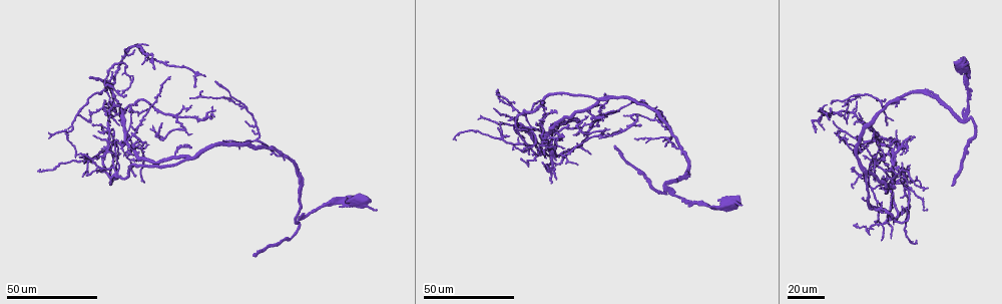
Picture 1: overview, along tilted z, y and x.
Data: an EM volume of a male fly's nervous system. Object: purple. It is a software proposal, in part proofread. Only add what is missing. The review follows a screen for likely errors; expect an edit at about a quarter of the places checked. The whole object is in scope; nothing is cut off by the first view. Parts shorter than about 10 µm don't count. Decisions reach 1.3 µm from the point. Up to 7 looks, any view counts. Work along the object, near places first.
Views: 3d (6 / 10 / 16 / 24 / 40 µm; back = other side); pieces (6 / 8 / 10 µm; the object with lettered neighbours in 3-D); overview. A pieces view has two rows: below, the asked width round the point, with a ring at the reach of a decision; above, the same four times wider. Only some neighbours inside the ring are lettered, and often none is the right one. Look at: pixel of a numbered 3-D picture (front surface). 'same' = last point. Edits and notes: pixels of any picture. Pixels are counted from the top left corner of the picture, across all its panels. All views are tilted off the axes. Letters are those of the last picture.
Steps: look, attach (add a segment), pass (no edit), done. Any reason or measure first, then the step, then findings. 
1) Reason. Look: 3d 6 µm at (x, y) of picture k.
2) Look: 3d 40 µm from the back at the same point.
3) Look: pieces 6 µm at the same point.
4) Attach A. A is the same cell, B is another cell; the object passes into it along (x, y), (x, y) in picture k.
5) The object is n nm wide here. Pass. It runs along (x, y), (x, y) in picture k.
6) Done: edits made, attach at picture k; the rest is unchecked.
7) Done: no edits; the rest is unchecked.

Stops while still wide. Look: 3d 24 µm at (144, 141) of picture 1.

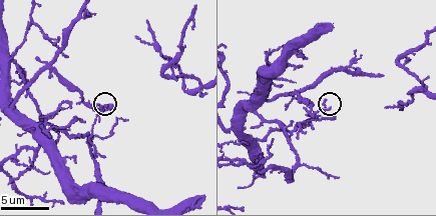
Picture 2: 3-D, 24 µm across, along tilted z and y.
Look: pieces 6 µm at (333, 116) of picture 2.

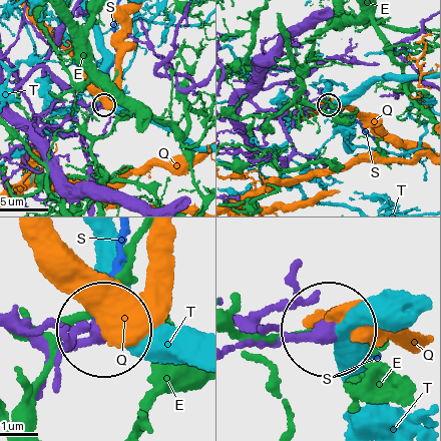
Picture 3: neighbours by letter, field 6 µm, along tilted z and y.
Pass. E, Q, S and T are other cells; none of them fits.

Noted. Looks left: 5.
Branch stops here. Look: 3d 24 µm at (863, 151) of picture 1.

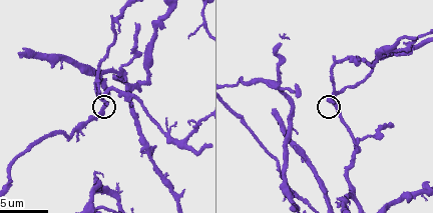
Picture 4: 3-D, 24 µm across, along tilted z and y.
See the neighbours. Look: pieces 6 µm at (108, 106) of picture 4.

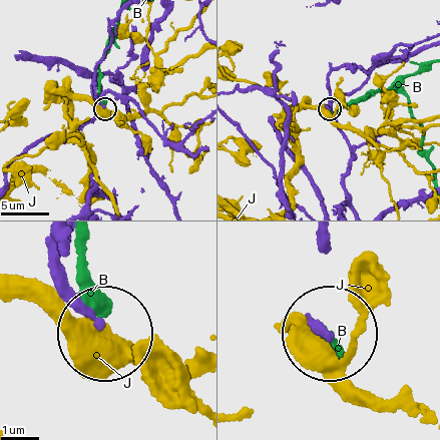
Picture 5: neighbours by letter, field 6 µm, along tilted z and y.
The object is 200 nm wide here. Pass. B and J are other cells; no lettered segment goes on from it.

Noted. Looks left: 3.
Tapers out. Look: 3d 40 µm at (589, 153) of picture 1.

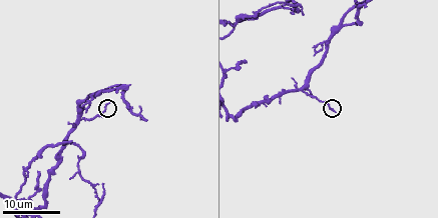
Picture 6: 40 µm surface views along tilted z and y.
See the neighbours. Look: pieces 10 µm at (110, 104) of picture 6.

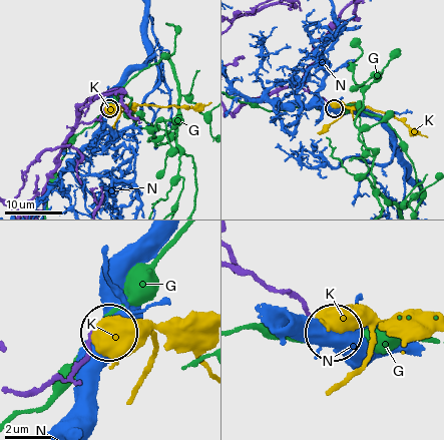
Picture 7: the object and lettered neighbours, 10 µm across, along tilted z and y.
Pass. G, K and N are other cells; no lettered segment goes on from it.

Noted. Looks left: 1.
Done: no edits; the rest is unchecked.

